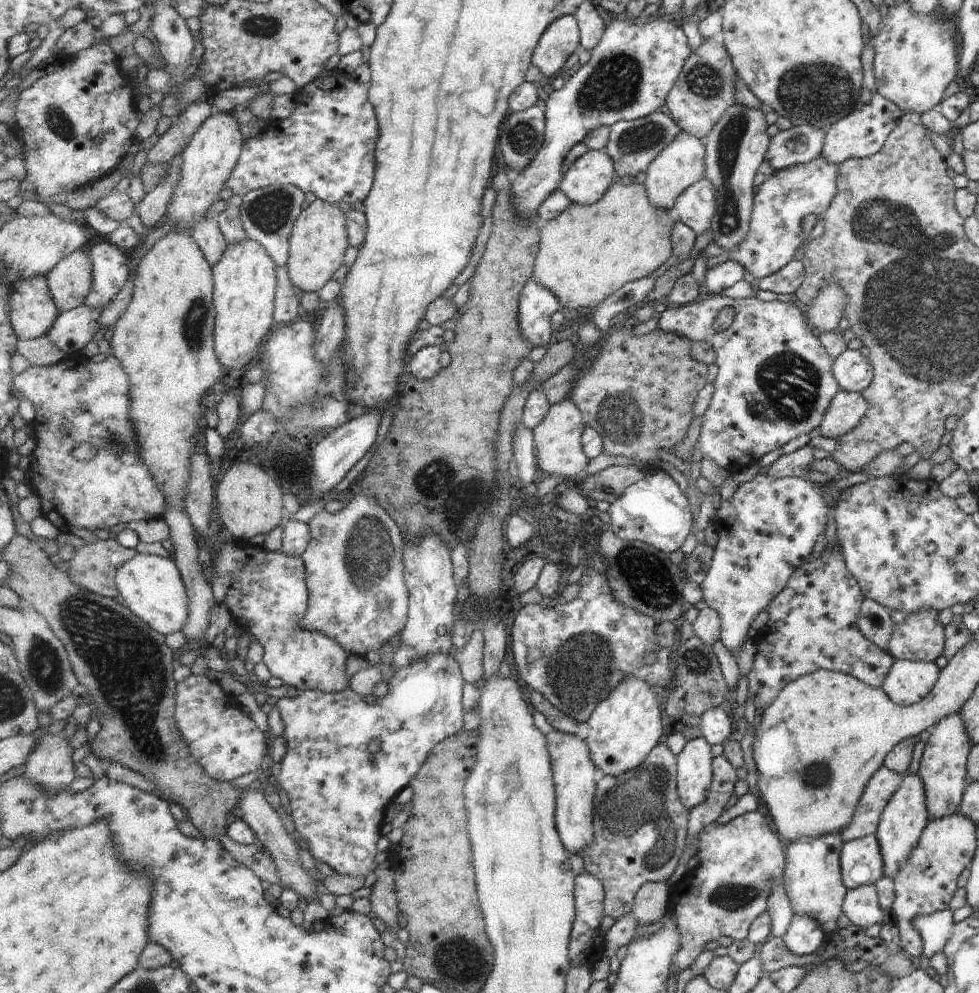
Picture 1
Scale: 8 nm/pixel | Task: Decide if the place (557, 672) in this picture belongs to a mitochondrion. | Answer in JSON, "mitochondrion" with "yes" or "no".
{"mitochondrion":"yes"}

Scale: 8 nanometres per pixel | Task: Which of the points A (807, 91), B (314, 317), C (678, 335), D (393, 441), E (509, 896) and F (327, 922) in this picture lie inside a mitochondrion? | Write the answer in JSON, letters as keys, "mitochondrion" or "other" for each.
{"A":"mitochondrion","B":"other","C":"other","D":"other","E":"other","F":"other"}

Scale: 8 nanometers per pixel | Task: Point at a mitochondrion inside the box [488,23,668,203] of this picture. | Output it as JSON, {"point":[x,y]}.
{"point":[614,86]}

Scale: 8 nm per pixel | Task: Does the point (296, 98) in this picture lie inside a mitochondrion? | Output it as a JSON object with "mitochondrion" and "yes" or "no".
{"mitochondrion":"no"}

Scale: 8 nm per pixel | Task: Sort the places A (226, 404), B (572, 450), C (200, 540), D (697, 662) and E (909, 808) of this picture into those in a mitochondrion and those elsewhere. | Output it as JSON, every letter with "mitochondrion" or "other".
{"A":"other","B":"other","C":"other","D":"mitochondrion","E":"other"}

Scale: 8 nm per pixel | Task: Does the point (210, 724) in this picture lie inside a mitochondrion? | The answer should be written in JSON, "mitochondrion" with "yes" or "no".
{"mitochondrion":"no"}

